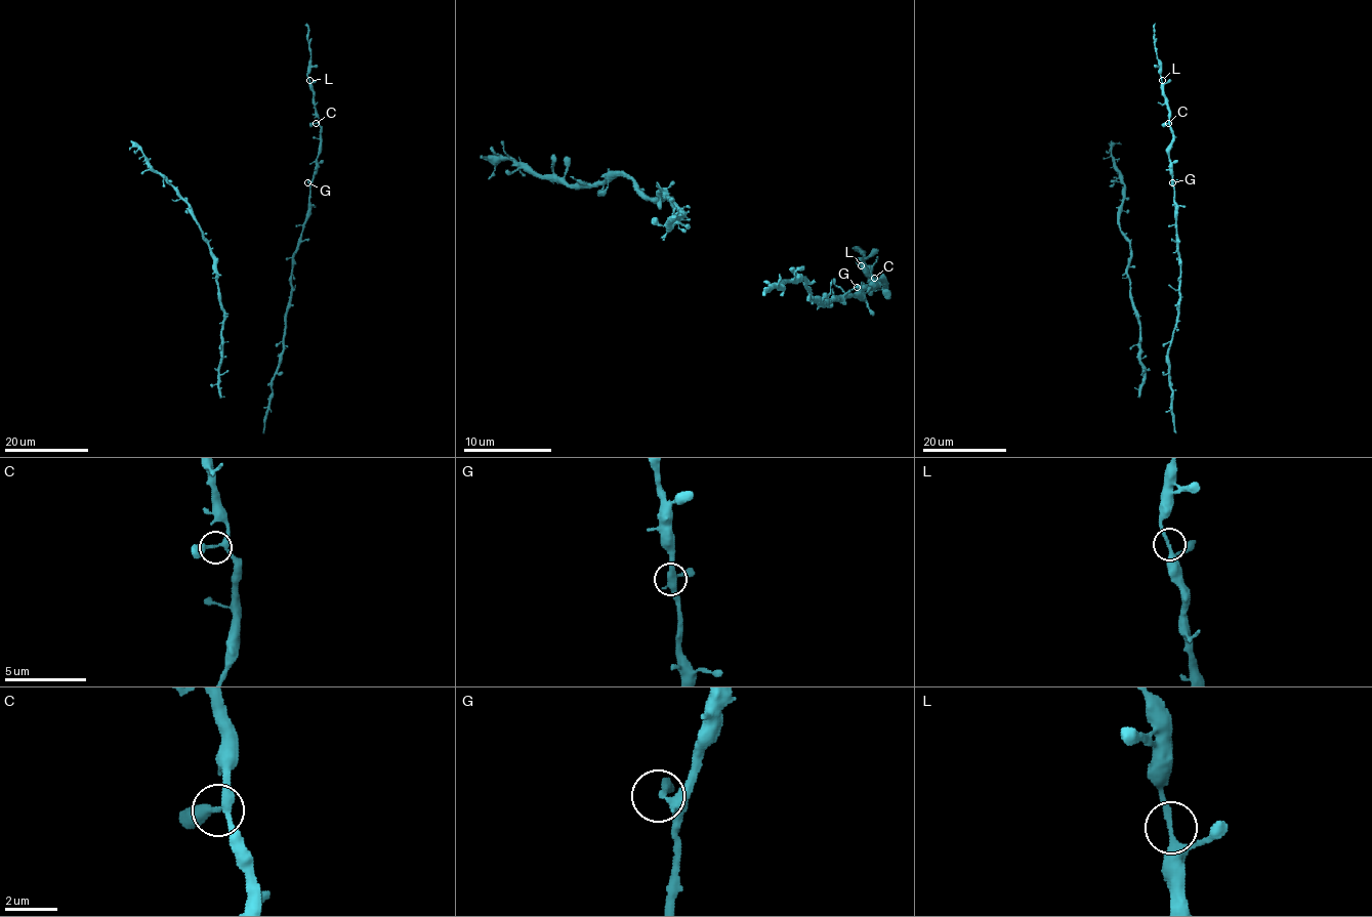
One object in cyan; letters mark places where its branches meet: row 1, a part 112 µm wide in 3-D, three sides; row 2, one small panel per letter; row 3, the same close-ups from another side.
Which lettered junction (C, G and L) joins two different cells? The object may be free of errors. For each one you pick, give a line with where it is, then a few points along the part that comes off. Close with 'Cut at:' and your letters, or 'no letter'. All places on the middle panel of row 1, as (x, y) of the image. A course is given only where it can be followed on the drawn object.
Cut at: no letter

